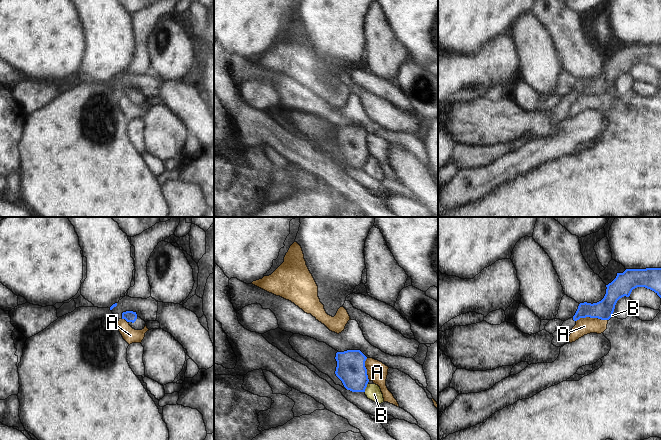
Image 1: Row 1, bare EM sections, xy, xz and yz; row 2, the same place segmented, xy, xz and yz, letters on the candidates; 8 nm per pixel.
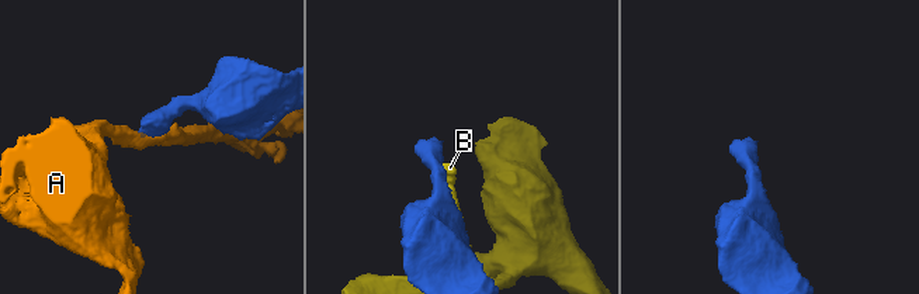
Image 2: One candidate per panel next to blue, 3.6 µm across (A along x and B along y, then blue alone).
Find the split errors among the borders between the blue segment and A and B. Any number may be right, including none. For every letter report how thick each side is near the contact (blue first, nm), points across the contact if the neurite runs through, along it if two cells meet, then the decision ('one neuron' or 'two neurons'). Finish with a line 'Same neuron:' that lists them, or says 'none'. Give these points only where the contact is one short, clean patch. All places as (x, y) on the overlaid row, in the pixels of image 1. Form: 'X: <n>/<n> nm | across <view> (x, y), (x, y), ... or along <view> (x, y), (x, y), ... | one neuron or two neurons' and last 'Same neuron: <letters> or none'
A: 150/140 nm | along yz (607, 319), (580, 317), (576, 321) | two neurons
B: 240/130 nm | along xz (367, 383), (364, 391) | two neurons
Same neuron: none

